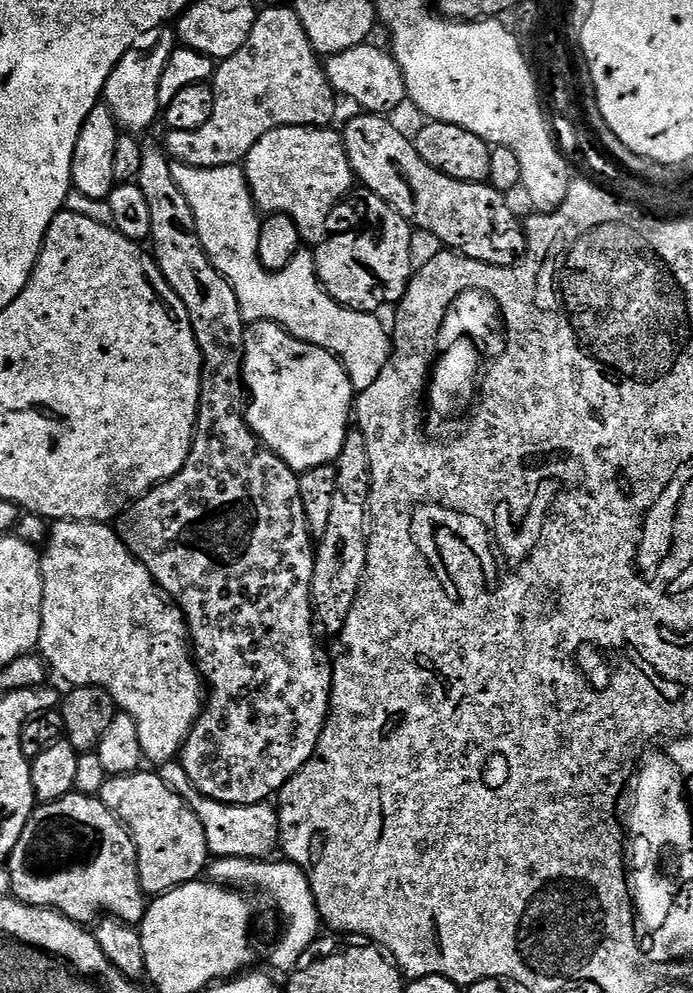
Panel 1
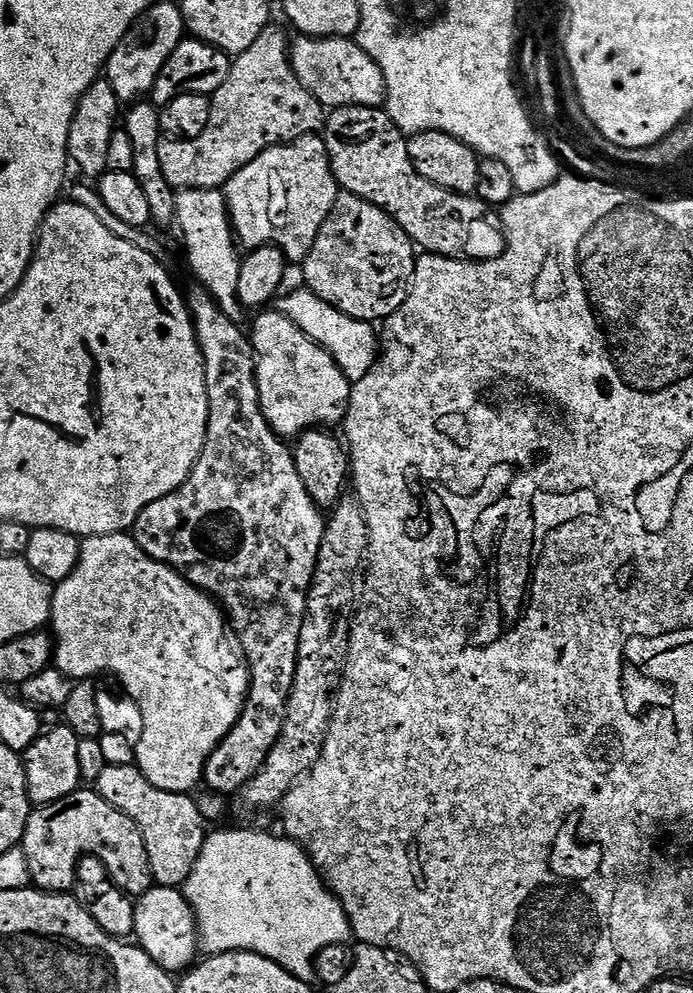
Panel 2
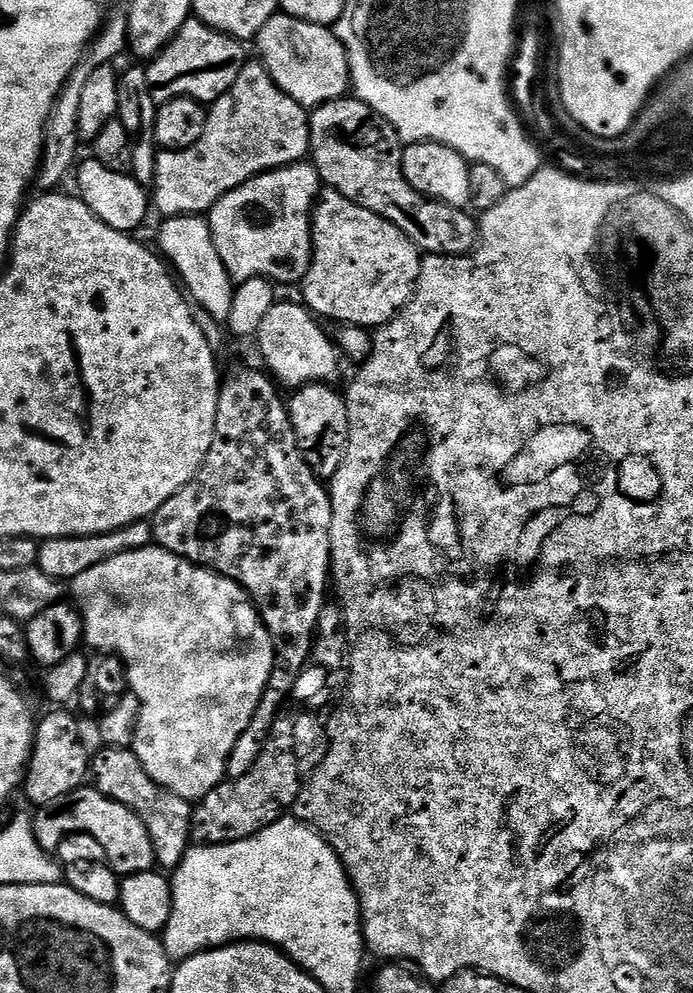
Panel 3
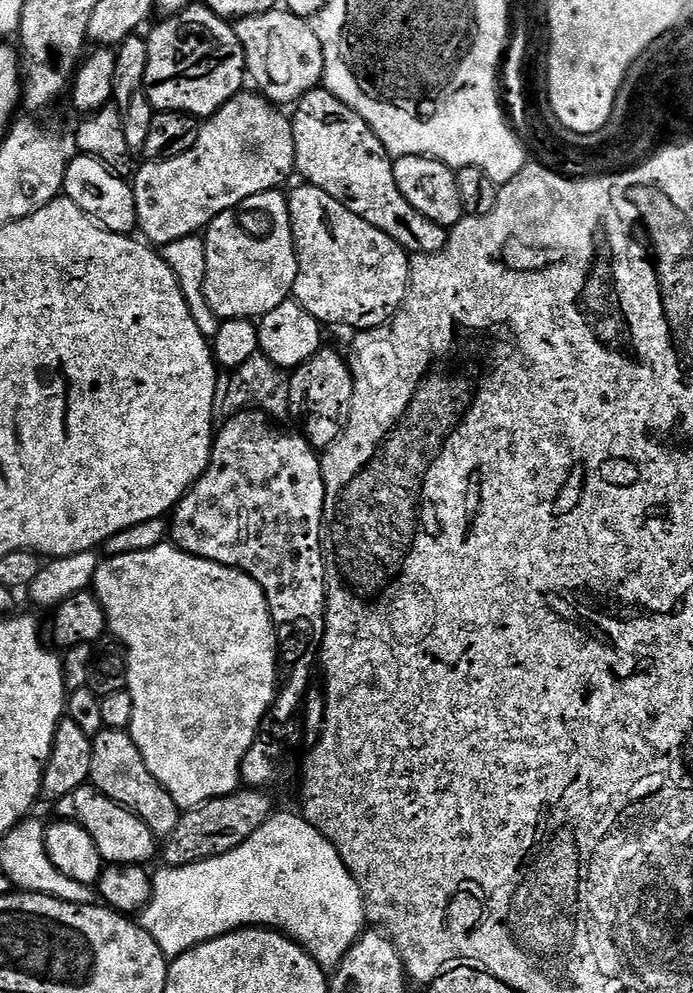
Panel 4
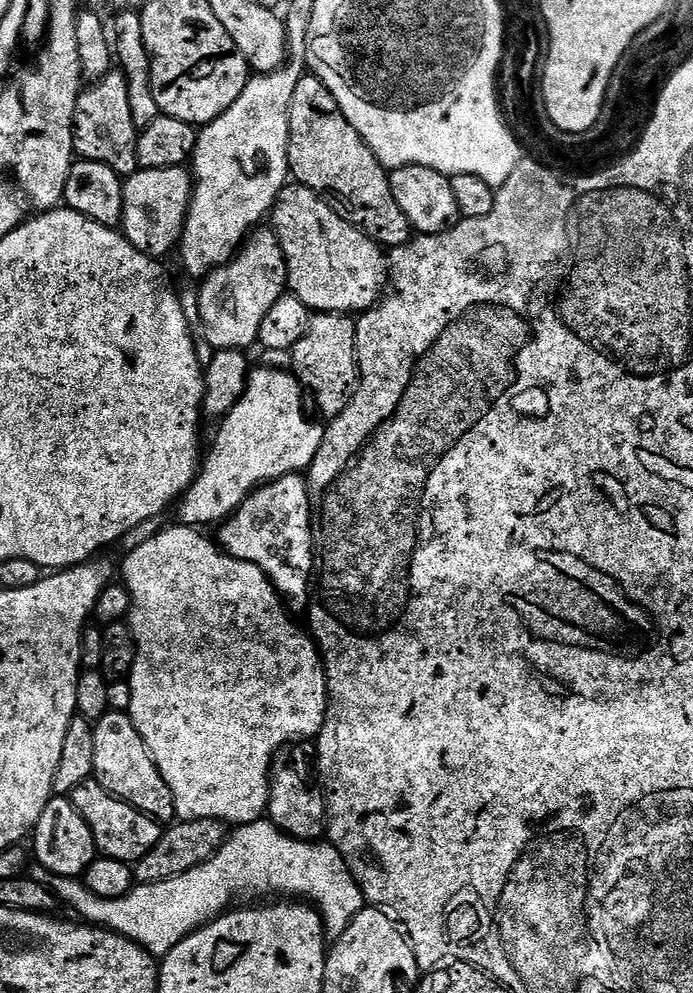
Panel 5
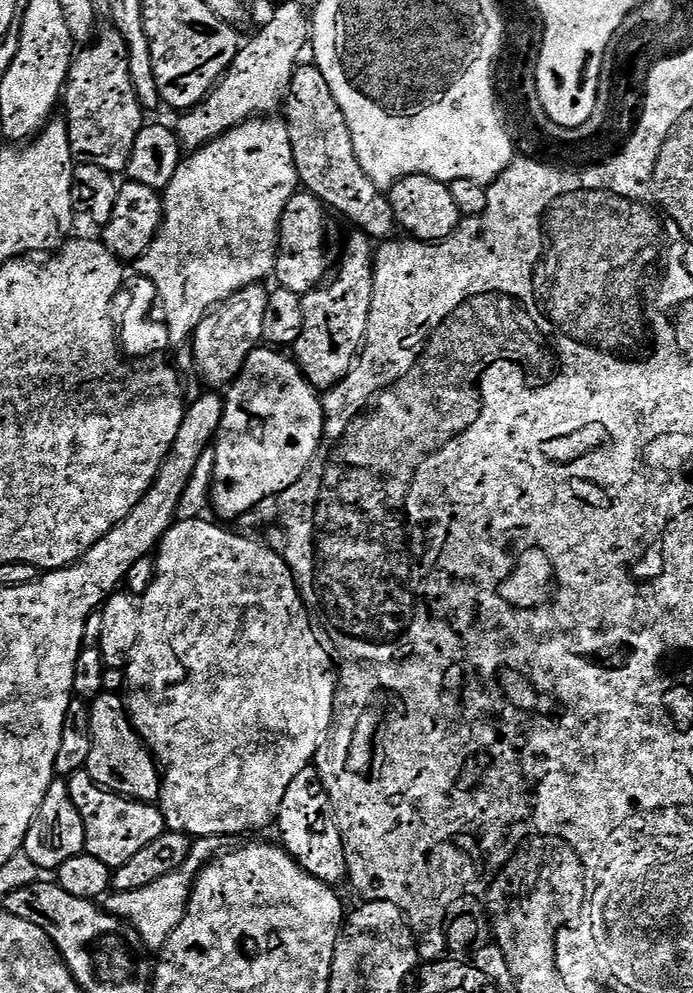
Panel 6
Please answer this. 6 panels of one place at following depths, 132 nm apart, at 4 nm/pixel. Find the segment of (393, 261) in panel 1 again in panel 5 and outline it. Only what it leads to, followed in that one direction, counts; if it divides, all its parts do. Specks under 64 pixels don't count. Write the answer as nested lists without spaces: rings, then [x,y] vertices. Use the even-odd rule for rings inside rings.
[[[290,182],[272,211],[274,230],[287,262],[289,291],[309,311],[363,314],[377,305],[386,280],[388,258],[375,240],[346,222],[323,197],[304,184]]]

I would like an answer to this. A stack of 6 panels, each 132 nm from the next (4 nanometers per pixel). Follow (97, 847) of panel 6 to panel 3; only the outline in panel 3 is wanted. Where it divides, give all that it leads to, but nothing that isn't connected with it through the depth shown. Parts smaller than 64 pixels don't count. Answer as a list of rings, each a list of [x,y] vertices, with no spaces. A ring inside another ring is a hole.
[[[76,788],[54,802],[37,807],[35,812],[36,816],[31,817],[31,822],[42,850],[59,853],[60,843],[72,834],[68,832],[85,832],[96,839],[97,846],[104,851],[103,859],[108,867],[113,868],[121,878],[150,872],[157,867],[154,842],[150,842],[150,830],[146,830],[146,822],[142,822],[134,810],[122,806],[122,802],[106,798],[96,788]]]

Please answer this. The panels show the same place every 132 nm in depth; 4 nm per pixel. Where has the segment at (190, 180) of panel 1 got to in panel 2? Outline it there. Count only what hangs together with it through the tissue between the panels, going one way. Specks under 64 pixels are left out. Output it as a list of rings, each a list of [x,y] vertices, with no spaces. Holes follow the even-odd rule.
[[[185,188],[176,197],[176,217],[184,242],[188,246],[190,264],[199,283],[207,288],[217,301],[225,302],[237,295],[240,278],[241,253],[236,253],[238,241],[228,216],[228,197],[215,188]],[[307,290],[292,292],[284,301],[282,300],[278,304],[279,312],[290,318],[290,322],[301,328],[315,344],[322,345],[338,362],[349,382],[361,380],[366,378],[366,374],[370,374],[370,370],[376,365],[376,357],[380,354],[382,344],[378,339],[377,329],[375,332],[372,329],[375,327],[369,321],[350,318]]]

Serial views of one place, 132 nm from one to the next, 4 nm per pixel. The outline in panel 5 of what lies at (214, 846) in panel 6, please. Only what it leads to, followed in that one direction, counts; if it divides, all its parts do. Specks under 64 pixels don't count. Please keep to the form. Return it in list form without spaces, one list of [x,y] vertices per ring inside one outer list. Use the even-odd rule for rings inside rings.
[[[261,818],[250,822],[249,824],[241,824],[227,837],[227,840],[221,845],[219,852],[213,854],[209,858],[207,863],[199,864],[194,870],[187,871],[186,874],[179,875],[178,878],[163,880],[157,884],[140,884],[139,886],[133,887],[131,892],[126,893],[122,898],[117,900],[107,900],[101,896],[96,896],[91,890],[84,887],[84,881],[80,878],[73,878],[71,876],[55,876],[53,872],[48,872],[46,869],[36,866],[33,867],[33,872],[30,872],[31,879],[37,880],[38,883],[44,884],[49,888],[57,898],[57,901],[61,905],[69,904],[74,911],[77,912],[81,921],[87,922],[92,926],[99,926],[107,928],[114,932],[119,932],[121,936],[125,936],[127,940],[132,940],[135,944],[139,944],[140,947],[144,948],[147,952],[151,952],[153,956],[157,958],[163,958],[167,956],[170,949],[174,946],[178,946],[178,942],[182,942],[188,937],[190,932],[195,932],[197,928],[208,923],[209,920],[221,915],[229,907],[228,904],[231,900],[236,900],[241,896],[244,902],[256,902],[259,896],[268,896],[264,898],[299,898],[304,902],[311,902],[318,909],[321,916],[324,917],[324,931],[329,937],[337,938],[340,937],[343,932],[350,926],[350,922],[360,911],[366,907],[366,901],[363,894],[360,893],[360,888],[356,884],[356,879],[352,877],[352,871],[346,866],[346,862],[342,858],[342,854],[338,854],[338,850],[333,848],[331,844],[327,842],[309,842],[306,840],[293,840],[292,837],[281,832],[271,820],[267,818]]]

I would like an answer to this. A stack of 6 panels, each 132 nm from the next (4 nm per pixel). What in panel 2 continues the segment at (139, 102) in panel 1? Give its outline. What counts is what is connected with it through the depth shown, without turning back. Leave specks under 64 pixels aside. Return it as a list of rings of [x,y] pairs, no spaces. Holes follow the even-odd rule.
[[[158,2],[136,21],[122,38],[120,45],[112,51],[106,65],[106,79],[114,86],[114,94],[121,102],[136,102],[147,97],[152,91],[162,66],[174,54],[174,50],[185,39],[186,29],[180,13],[179,3]]]

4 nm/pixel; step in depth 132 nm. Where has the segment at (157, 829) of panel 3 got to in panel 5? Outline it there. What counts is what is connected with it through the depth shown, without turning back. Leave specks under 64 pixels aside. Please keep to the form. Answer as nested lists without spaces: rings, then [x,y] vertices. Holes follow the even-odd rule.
[[[109,710],[94,724],[94,779],[119,800],[125,800],[139,812],[145,812],[162,826],[177,819],[174,794],[162,778],[152,755],[148,753],[142,734],[134,726],[127,712]]]

